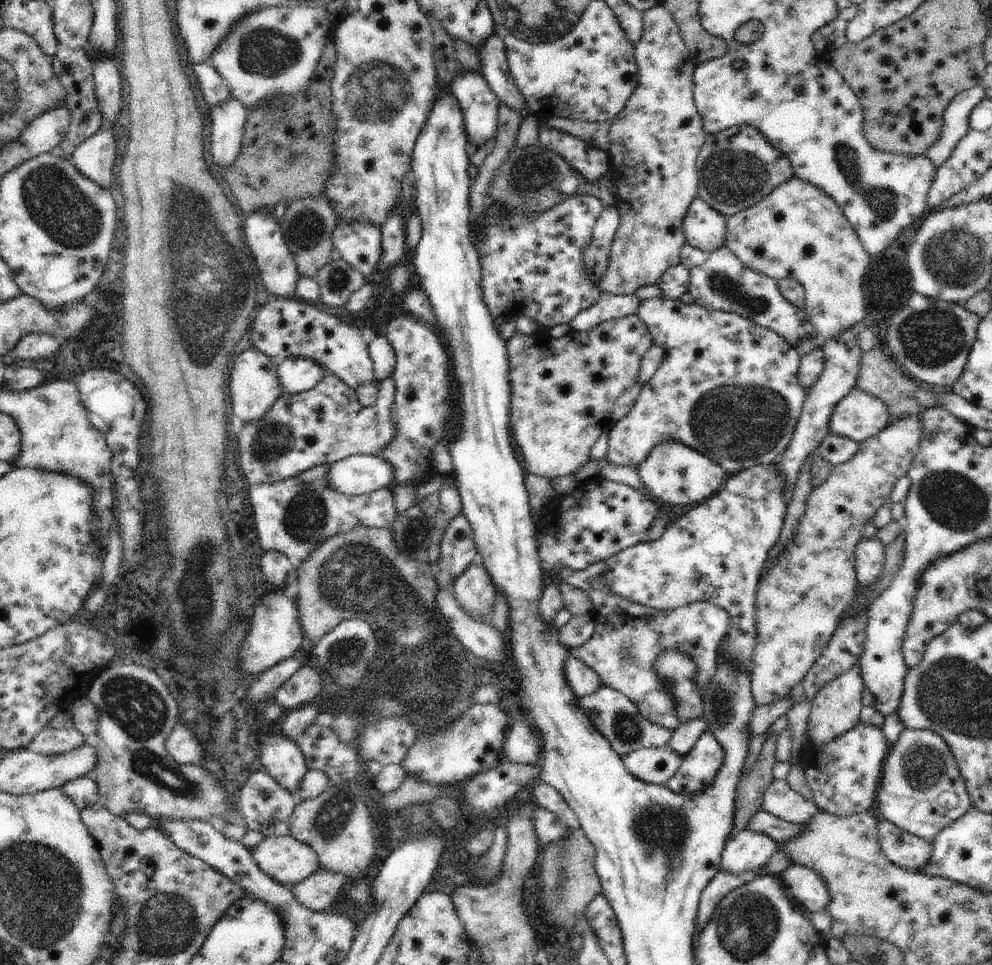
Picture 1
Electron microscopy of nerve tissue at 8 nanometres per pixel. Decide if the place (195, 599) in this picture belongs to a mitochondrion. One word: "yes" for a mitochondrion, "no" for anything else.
yes

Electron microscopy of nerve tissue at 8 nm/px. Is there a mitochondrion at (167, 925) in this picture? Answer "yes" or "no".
yes

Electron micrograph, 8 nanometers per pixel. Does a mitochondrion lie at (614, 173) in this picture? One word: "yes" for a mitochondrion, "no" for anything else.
no

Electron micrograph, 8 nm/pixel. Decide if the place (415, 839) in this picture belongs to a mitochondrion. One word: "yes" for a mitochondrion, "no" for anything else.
no

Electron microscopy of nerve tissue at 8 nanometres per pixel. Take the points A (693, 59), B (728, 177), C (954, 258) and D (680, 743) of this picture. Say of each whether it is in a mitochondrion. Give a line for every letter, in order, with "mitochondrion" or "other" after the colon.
A: other
B: mitochondrion
C: mitochondrion
D: other

